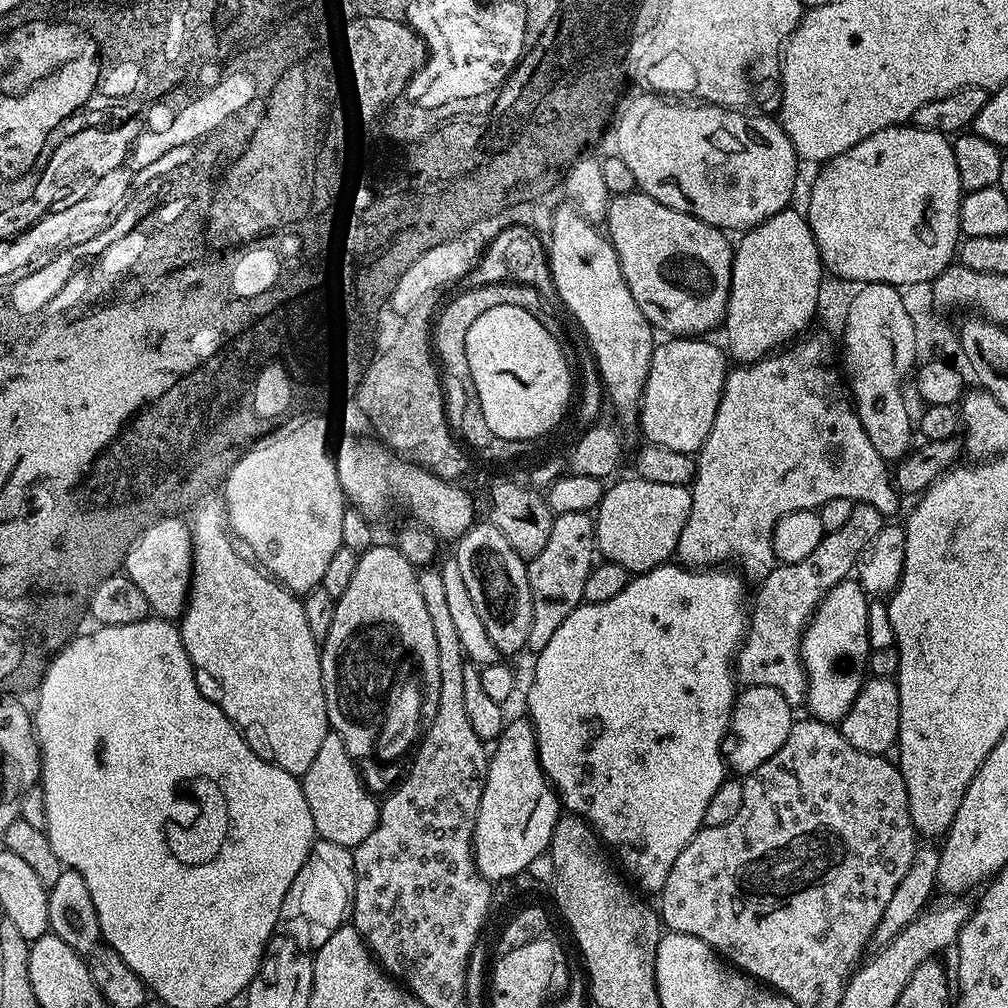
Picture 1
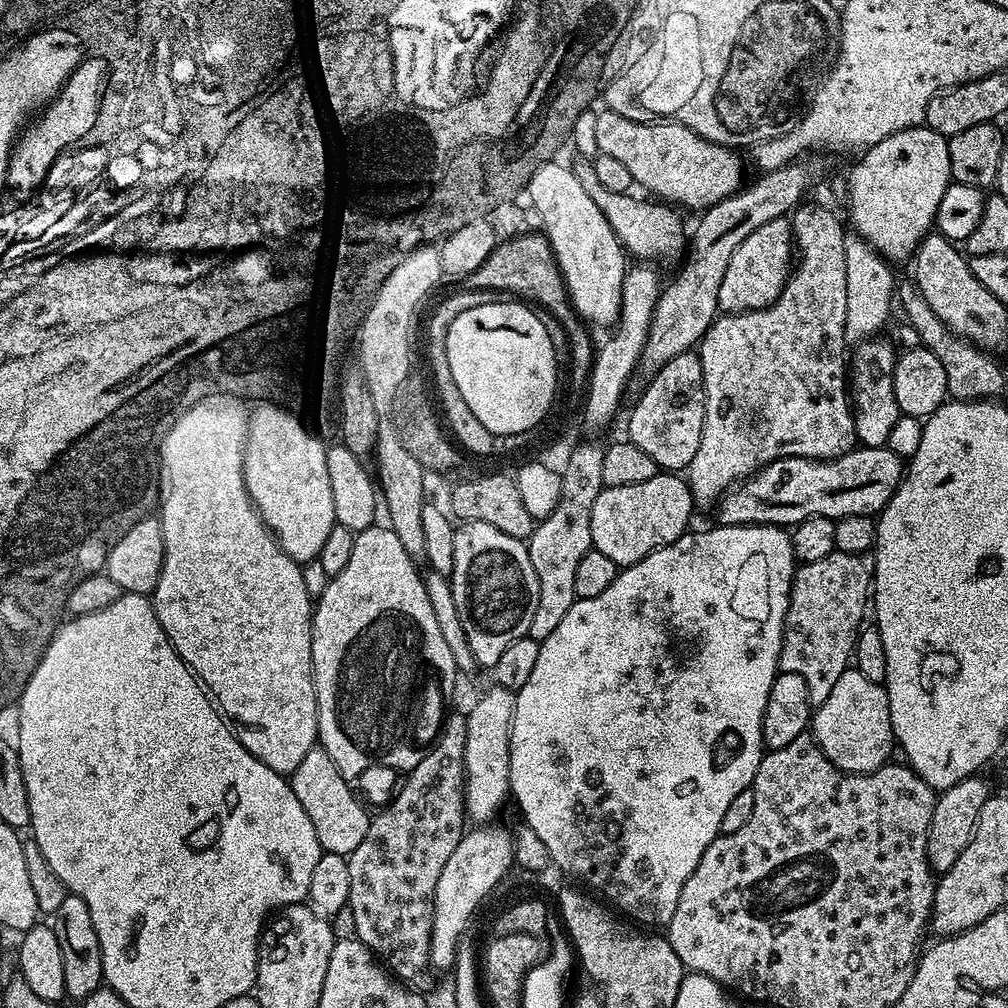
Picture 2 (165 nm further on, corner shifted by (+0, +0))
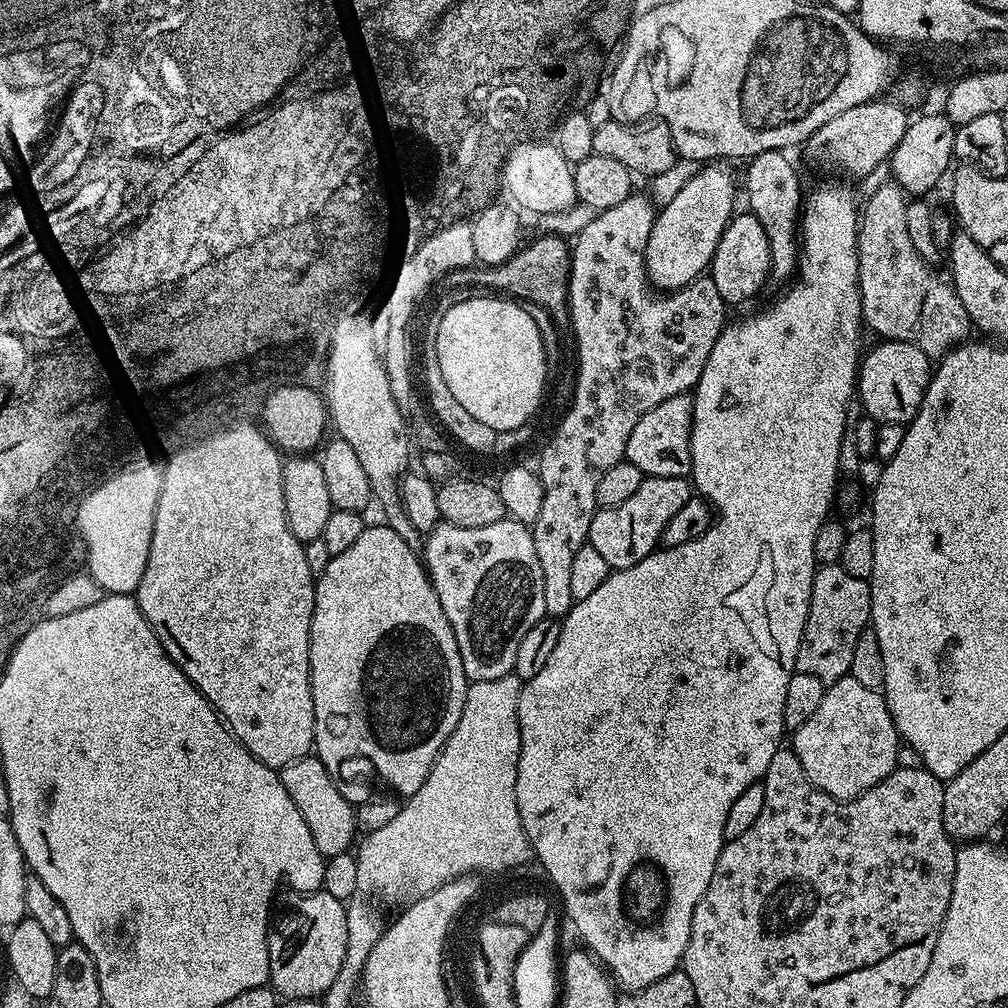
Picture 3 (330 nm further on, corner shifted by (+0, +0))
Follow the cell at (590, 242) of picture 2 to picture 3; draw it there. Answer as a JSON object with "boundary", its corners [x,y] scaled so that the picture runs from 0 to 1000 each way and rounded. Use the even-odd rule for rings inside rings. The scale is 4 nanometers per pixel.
{"boundary":[[[513,142],[505,150],[498,168],[499,186],[504,186],[504,190],[520,206],[525,206],[525,211],[562,209],[572,201],[567,176],[568,164],[558,157],[551,142],[544,143],[519,143]]]}

